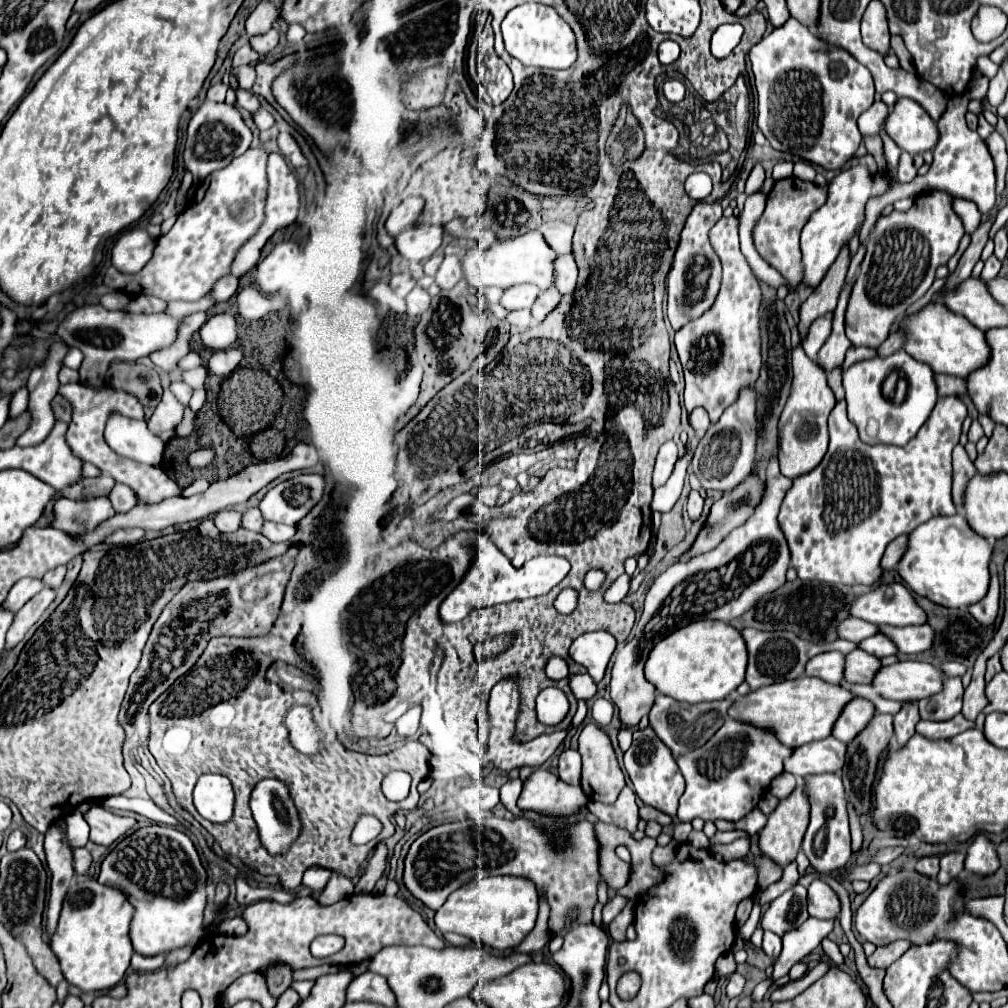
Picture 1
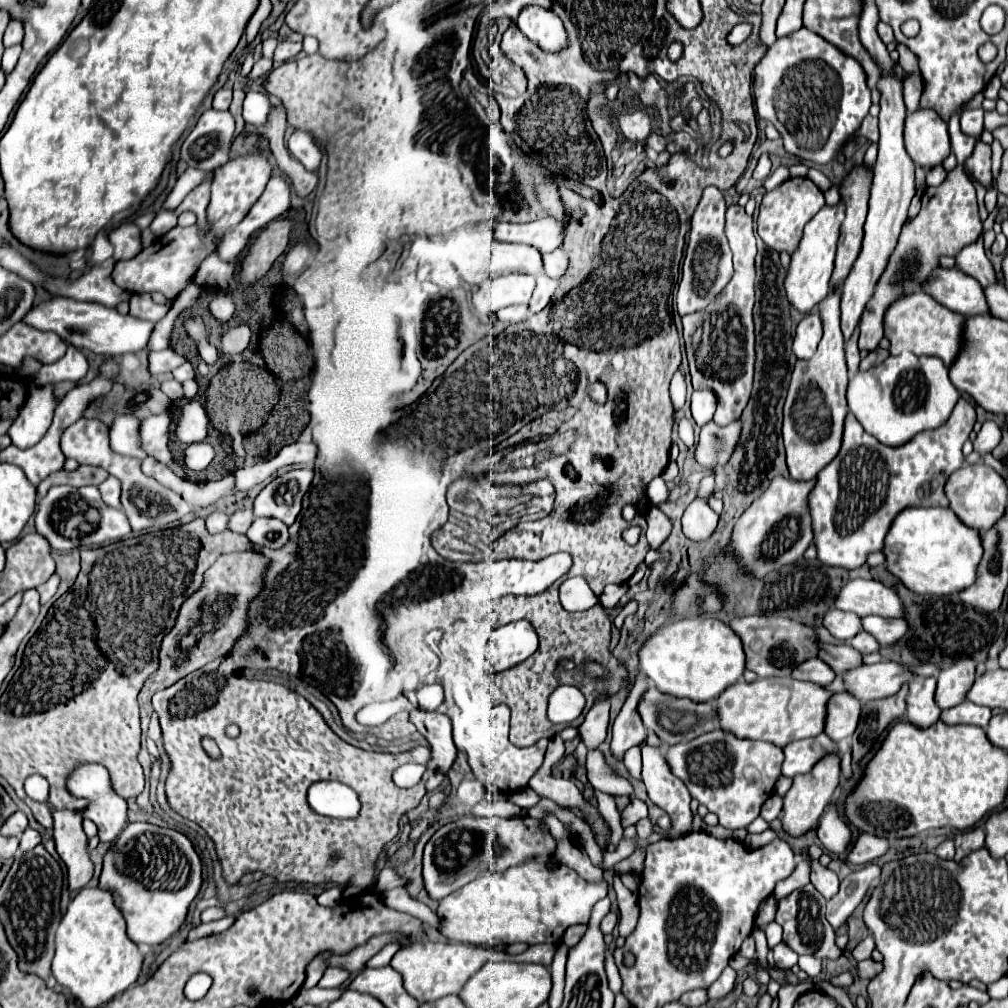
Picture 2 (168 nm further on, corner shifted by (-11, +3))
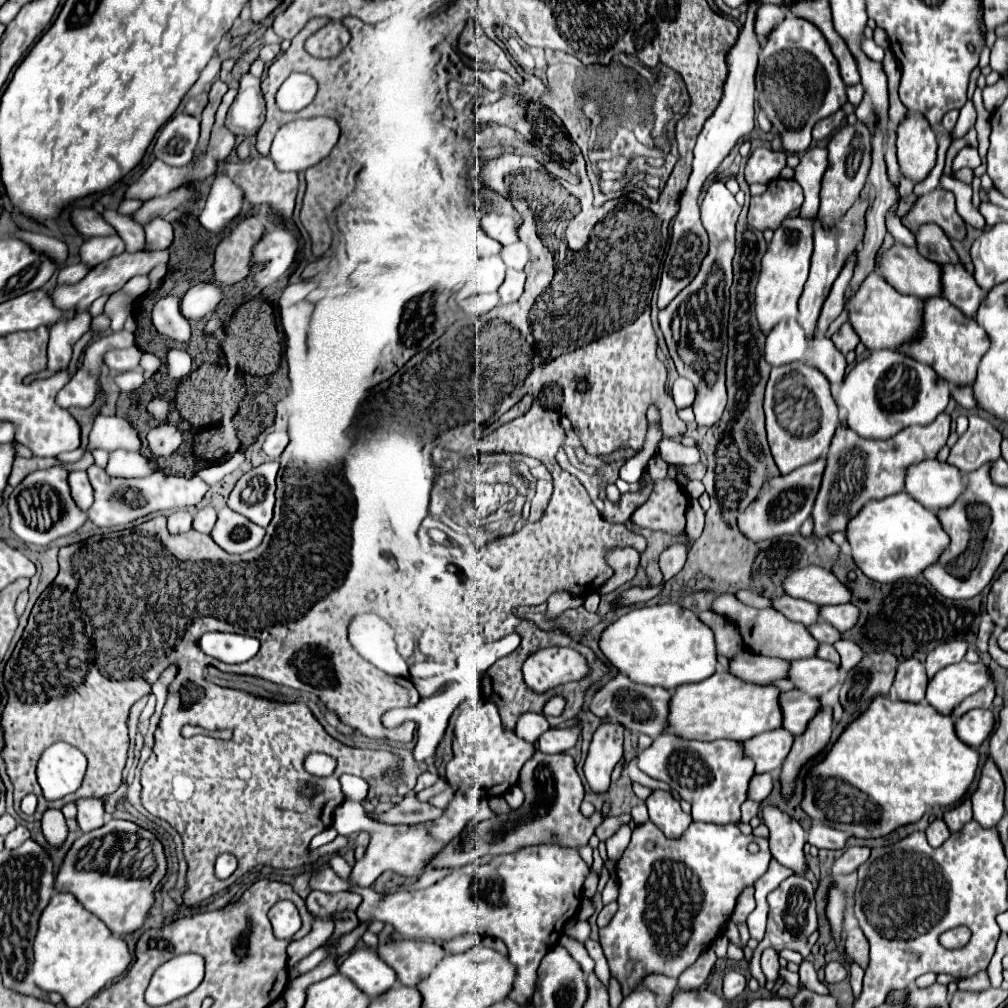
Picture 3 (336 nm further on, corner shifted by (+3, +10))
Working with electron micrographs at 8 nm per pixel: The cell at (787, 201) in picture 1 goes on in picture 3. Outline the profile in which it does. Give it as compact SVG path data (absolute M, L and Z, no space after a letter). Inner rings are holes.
M776 178L768 184L768 190L760 196L752 196L748 210L748 224L752 228L776 230L784 218L788 218L804 202L802 186L796 180Z

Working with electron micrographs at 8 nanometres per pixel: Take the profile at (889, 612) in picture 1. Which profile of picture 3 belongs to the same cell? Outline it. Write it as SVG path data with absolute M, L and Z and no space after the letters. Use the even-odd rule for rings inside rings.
M806 566L804 570L796 570L784 582L786 594L792 598L802 598L820 606L830 604L848 604L852 602L852 594L830 570L818 566Z

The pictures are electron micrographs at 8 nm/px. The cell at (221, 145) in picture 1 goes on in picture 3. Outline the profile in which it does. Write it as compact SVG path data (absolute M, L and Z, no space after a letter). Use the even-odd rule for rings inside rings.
M174 114L158 132L154 156L170 166L186 166L200 138L200 118L190 114Z

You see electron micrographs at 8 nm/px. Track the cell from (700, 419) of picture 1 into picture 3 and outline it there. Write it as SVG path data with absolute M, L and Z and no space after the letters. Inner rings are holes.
M678 378L678 380L672 384L672 398L674 398L674 402L676 402L678 408L688 408L688 406L692 406L694 394L696 394L694 384L692 384L690 380L686 380L686 378Z

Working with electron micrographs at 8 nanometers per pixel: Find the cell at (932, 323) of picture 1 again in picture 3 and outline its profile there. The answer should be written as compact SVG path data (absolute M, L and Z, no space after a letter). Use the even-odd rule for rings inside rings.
M870 272L856 296L848 302L850 308L850 320L860 336L862 344L868 350L880 350L880 348L902 348L904 344L914 342L924 334L924 304L916 296L904 296L896 288L892 288L882 274Z

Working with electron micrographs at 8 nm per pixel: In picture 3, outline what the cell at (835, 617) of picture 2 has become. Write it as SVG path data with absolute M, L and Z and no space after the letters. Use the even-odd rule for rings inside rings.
M792 596L774 598L774 608L780 610L788 620L800 622L804 626L812 626L820 620L820 606L812 602L804 602L800 598L792 598Z

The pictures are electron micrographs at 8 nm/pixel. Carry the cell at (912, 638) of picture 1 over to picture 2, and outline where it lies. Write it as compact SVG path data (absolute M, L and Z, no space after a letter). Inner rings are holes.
M870 615L862 619L862 629L866 629L866 633L870 633L880 645L892 645L908 631L908 623L904 619L884 619Z

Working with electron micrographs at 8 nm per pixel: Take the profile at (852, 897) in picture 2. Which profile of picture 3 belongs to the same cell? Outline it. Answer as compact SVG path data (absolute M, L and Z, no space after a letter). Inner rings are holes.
M866 846L846 848L844 854L834 862L832 876L840 876L844 872L856 872L860 868L860 864L866 862L868 856L870 856L870 848L866 848Z

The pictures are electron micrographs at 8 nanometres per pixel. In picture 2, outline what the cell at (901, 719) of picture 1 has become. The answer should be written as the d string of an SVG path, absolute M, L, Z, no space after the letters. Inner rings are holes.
M918 677L910 681L910 691L906 697L908 703L908 721L918 727L928 727L938 721L940 709L934 701L934 689L936 689L936 677Z

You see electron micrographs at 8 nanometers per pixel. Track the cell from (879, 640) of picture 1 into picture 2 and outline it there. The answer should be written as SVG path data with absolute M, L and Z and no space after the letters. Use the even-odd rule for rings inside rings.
M866 631L856 633L856 637L850 641L850 645L852 645L854 649L858 649L862 655L864 655L864 653L872 653L872 651L878 651L878 649L880 649L880 643L878 643L870 633L866 633Z

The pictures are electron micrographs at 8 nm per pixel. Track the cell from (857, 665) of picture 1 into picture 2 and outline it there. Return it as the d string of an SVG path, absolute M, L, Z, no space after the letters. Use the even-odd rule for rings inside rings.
M824 643L818 659L826 661L834 669L836 675L840 675L846 669L854 669L862 665L862 655L850 645L826 645Z

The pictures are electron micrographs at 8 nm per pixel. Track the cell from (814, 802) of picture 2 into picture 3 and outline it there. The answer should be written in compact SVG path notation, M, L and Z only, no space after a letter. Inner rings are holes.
M824 706L824 710L820 710L820 714L816 714L816 718L808 724L808 730L796 736L794 746L782 764L780 786L784 800L792 798L794 782L798 778L798 772L806 766L806 762L810 762L828 748L830 734L832 734L832 710Z

